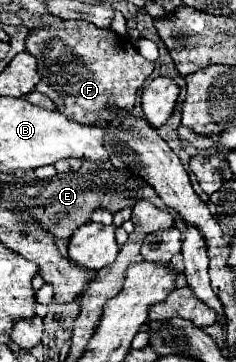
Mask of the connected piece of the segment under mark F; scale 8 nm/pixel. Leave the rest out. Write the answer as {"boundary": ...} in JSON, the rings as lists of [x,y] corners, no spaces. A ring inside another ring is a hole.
{"boundary":[[[64,20],[60,24],[38,26],[28,34],[26,50],[38,58],[40,82],[36,90],[54,100],[58,112],[80,124],[118,124],[122,114],[116,114],[112,106],[130,112],[136,104],[140,86],[154,70],[154,62],[142,58],[128,38],[112,30],[96,28],[86,20]]]}

